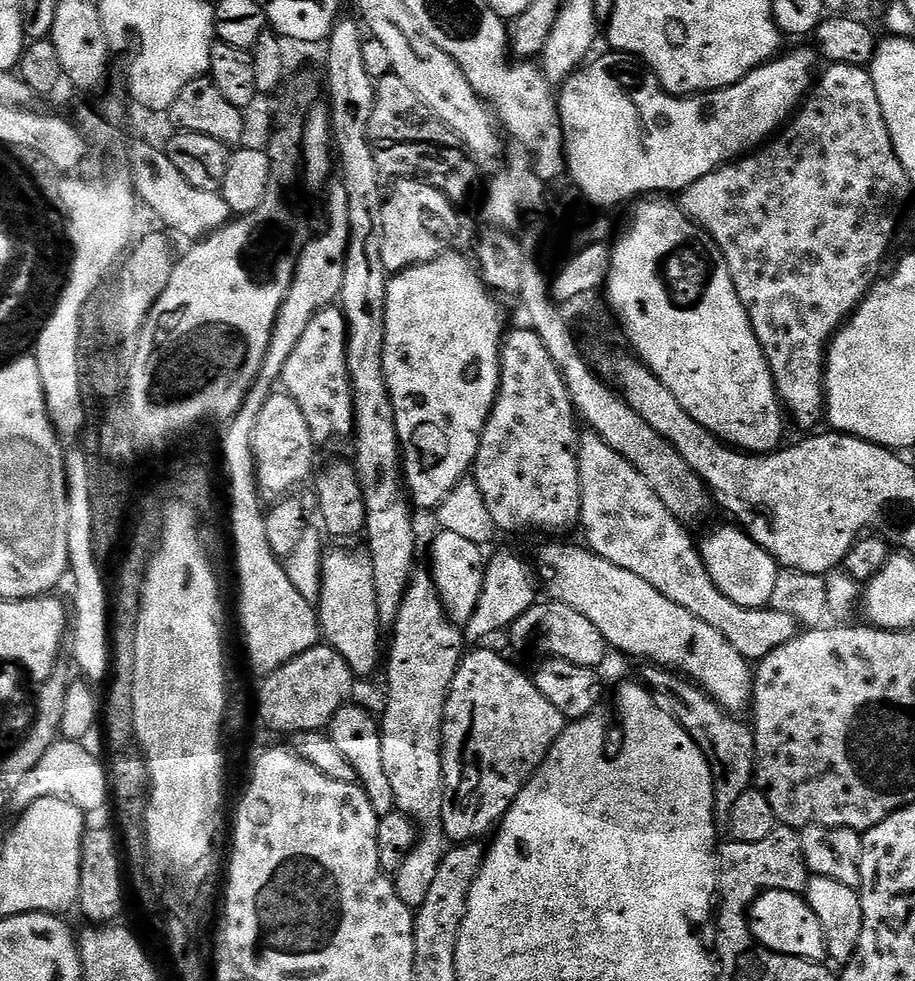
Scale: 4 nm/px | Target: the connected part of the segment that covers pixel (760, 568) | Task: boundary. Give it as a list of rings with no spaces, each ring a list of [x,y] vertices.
[[[739,526],[732,528],[716,528],[703,541],[699,541],[700,556],[704,560],[710,578],[714,578],[714,586],[743,608],[767,609],[772,602],[774,582],[778,582],[782,571],[776,560],[749,538]]]

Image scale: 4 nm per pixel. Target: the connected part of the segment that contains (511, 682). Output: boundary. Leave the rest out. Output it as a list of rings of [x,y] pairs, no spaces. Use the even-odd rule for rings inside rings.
[[[480,646],[477,652],[469,651],[464,659],[460,661],[460,668],[454,674],[454,682],[452,689],[448,691],[448,701],[444,707],[444,805],[442,806],[442,814],[440,815],[440,823],[444,825],[444,835],[452,842],[476,842],[484,836],[488,831],[491,833],[493,829],[503,820],[504,815],[510,810],[510,806],[518,798],[520,791],[524,789],[532,773],[540,767],[541,762],[548,756],[549,750],[554,746],[556,739],[564,733],[566,721],[562,714],[558,714],[558,710],[554,710],[554,706],[550,702],[546,702],[546,698],[542,698],[542,690],[538,690],[535,679],[531,675],[528,676],[524,672],[519,672],[510,661],[504,656],[499,656],[496,652],[484,648],[488,646]]]

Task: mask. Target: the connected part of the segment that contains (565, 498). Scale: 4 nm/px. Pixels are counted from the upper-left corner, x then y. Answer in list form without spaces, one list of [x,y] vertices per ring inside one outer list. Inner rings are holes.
[[[523,327],[513,332],[511,329],[500,349],[500,392],[480,439],[474,481],[501,533],[564,532],[571,524],[580,524],[582,486],[578,453],[582,428],[576,408],[570,402],[570,390],[566,390],[558,366],[554,366],[554,358],[550,358],[546,346],[542,346],[542,338],[538,338],[531,327]]]

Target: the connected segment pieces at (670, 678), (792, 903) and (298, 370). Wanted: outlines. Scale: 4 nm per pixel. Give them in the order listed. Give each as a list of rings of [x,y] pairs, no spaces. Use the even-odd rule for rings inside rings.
[[[659,666],[645,667],[643,683],[654,693],[661,706],[682,727],[702,750],[716,779],[716,815],[727,818],[734,810],[734,802],[754,784],[756,770],[756,733],[751,723],[744,724],[739,715],[727,712],[713,696],[708,696],[703,688],[693,681]]]
[[[782,890],[761,892],[748,909],[748,929],[762,947],[774,950],[778,954],[817,962],[827,957],[828,947],[822,934],[822,922],[818,922],[818,914],[814,914],[803,895]]]
[[[339,307],[324,308],[312,319],[310,326],[306,326],[298,346],[294,346],[294,354],[286,358],[282,388],[298,402],[302,414],[306,414],[306,426],[310,426],[317,446],[353,435],[356,415],[352,409],[348,369],[348,323]]]

